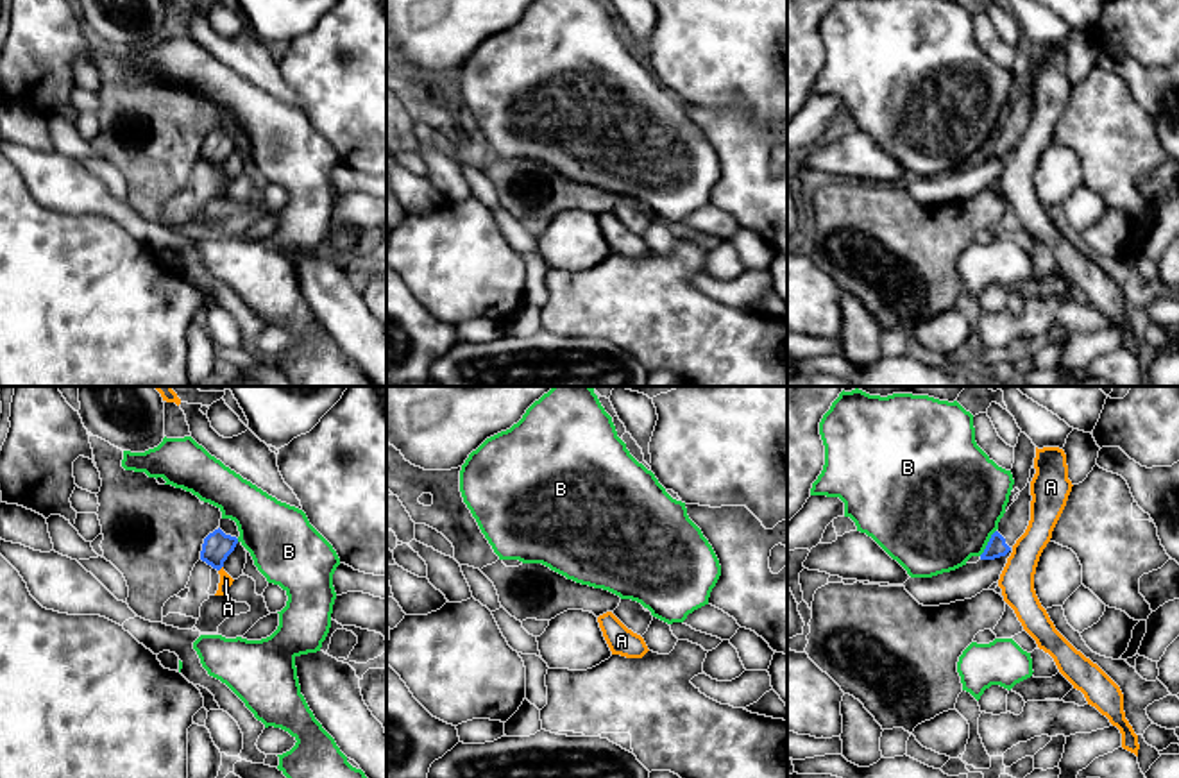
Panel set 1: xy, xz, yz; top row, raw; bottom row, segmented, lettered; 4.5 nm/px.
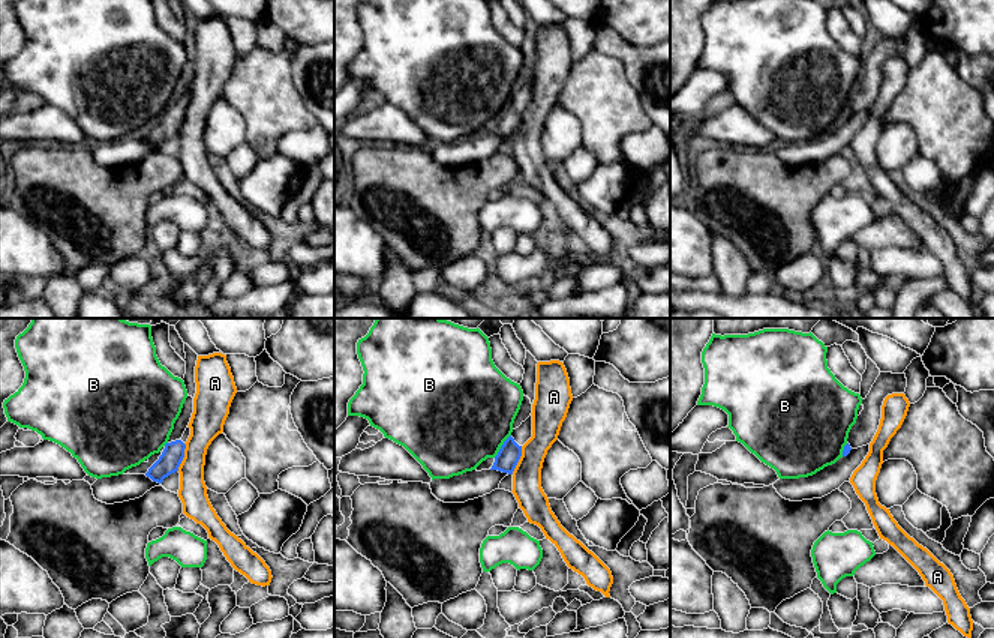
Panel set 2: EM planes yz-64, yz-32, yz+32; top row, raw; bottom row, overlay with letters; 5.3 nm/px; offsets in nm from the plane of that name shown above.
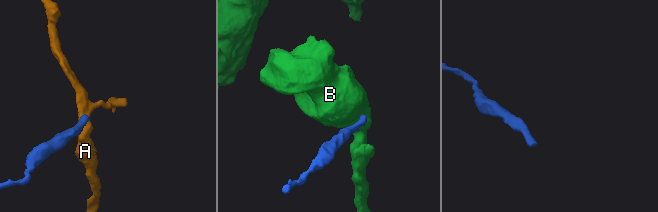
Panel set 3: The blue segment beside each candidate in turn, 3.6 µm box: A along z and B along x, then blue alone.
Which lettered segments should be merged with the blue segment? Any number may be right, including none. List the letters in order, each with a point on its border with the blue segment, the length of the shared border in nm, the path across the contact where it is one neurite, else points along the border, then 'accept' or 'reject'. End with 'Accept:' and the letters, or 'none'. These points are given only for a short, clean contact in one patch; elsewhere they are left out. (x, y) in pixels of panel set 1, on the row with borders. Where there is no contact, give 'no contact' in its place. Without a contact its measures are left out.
A: meets blue in xy at (220, 567); contact 40 nm long; border along xy (222, 566), (219, 571); reject
B: meets blue in yz at (988, 542); contact 140 nm long; border along yz (995, 530), (979, 555); reject
Accept: none

